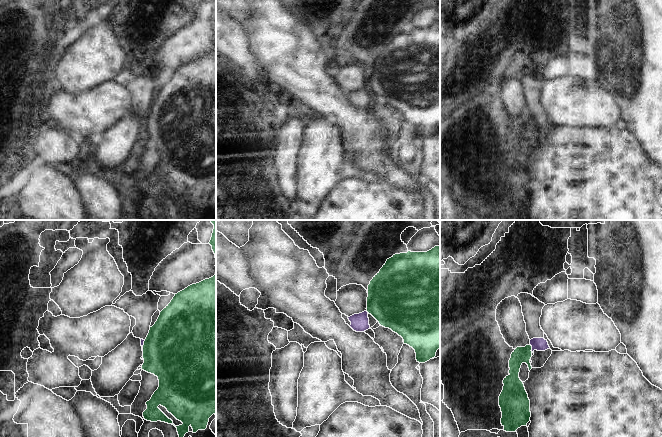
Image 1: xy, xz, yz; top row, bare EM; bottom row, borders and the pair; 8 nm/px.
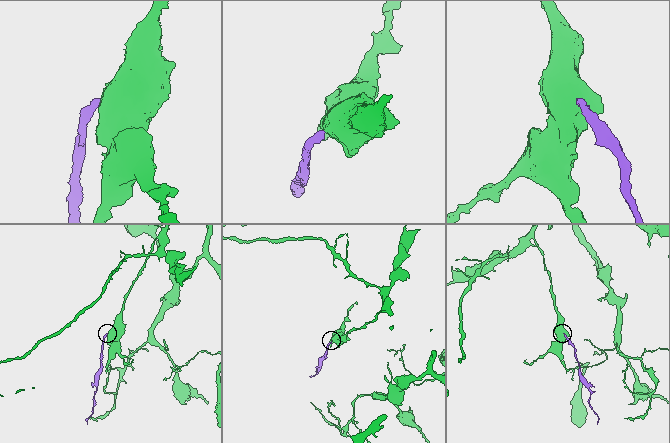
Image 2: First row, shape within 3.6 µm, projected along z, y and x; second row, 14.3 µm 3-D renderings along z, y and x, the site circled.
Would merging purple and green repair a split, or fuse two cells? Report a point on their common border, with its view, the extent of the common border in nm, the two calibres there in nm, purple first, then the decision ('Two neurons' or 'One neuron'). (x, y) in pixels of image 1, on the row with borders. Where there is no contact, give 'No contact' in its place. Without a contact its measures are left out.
Touches purple at yz (532, 348). Shared border 70 nm. Thickness 110 nm (purple) against 130 nm. Two neurons

